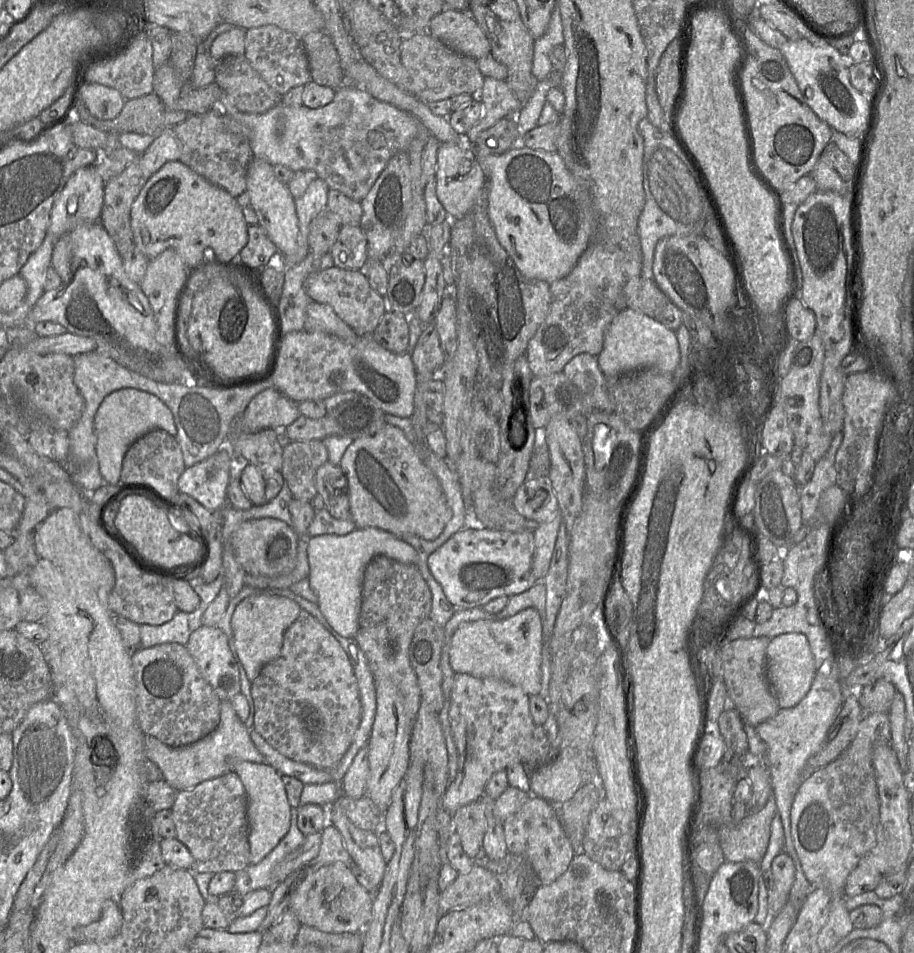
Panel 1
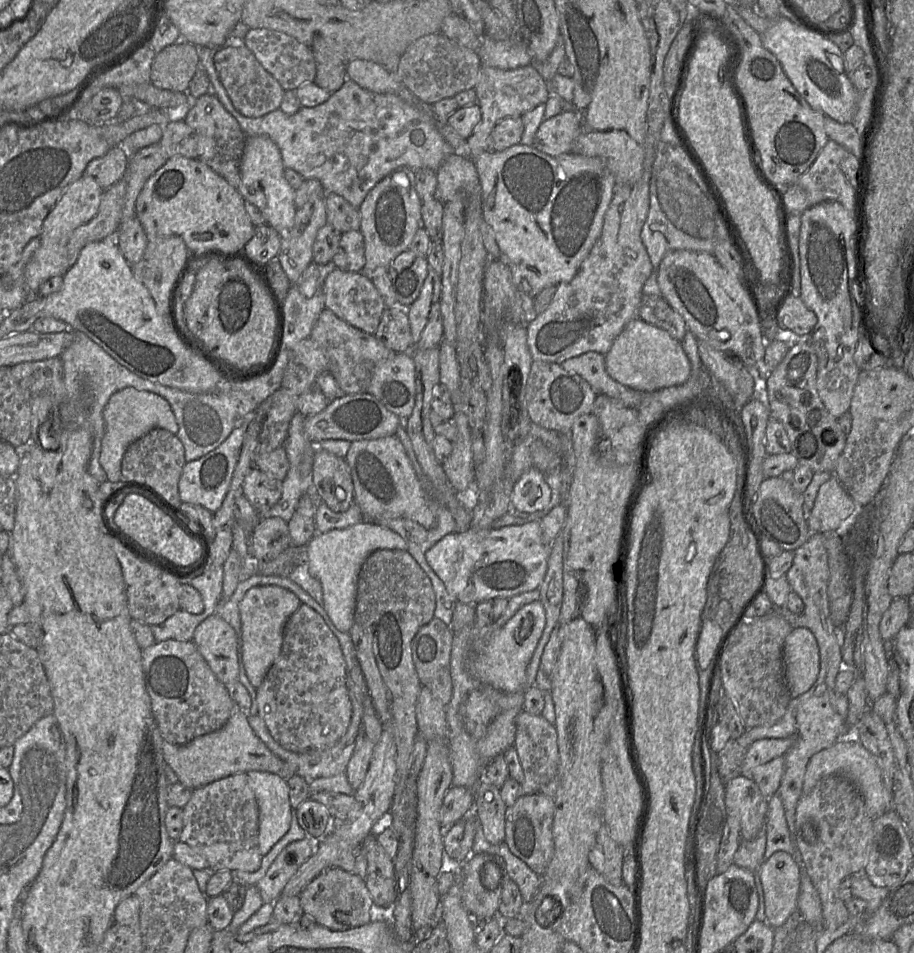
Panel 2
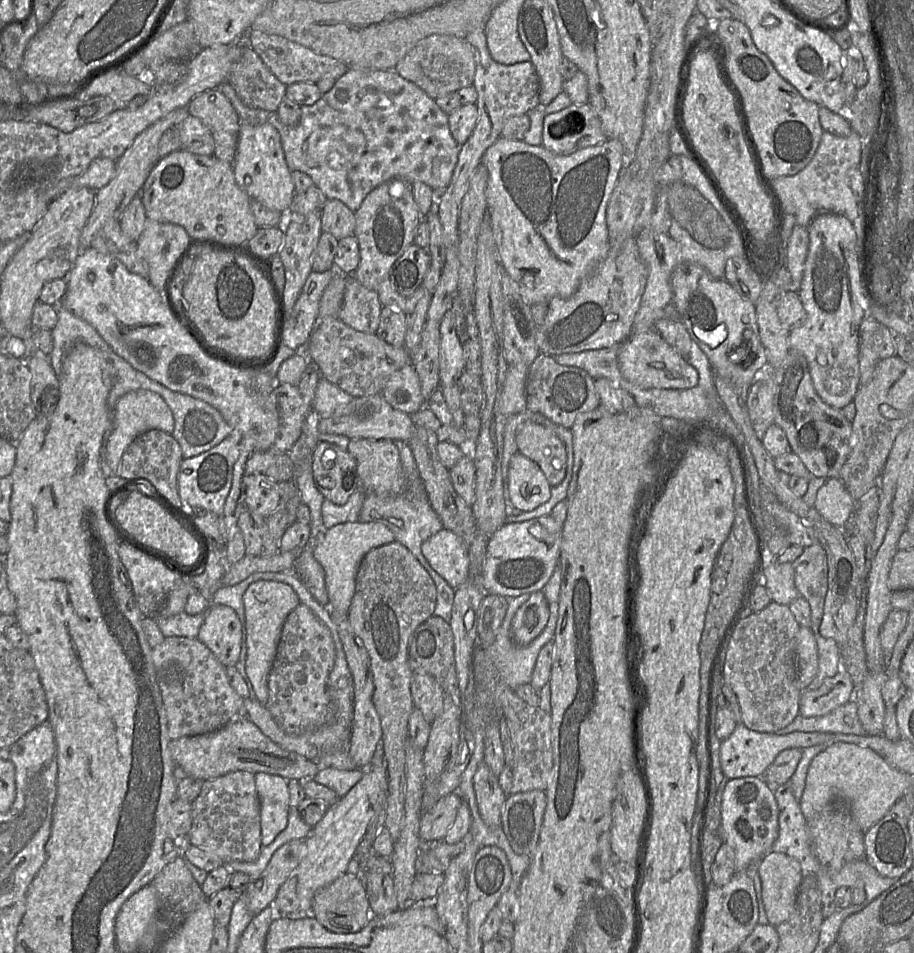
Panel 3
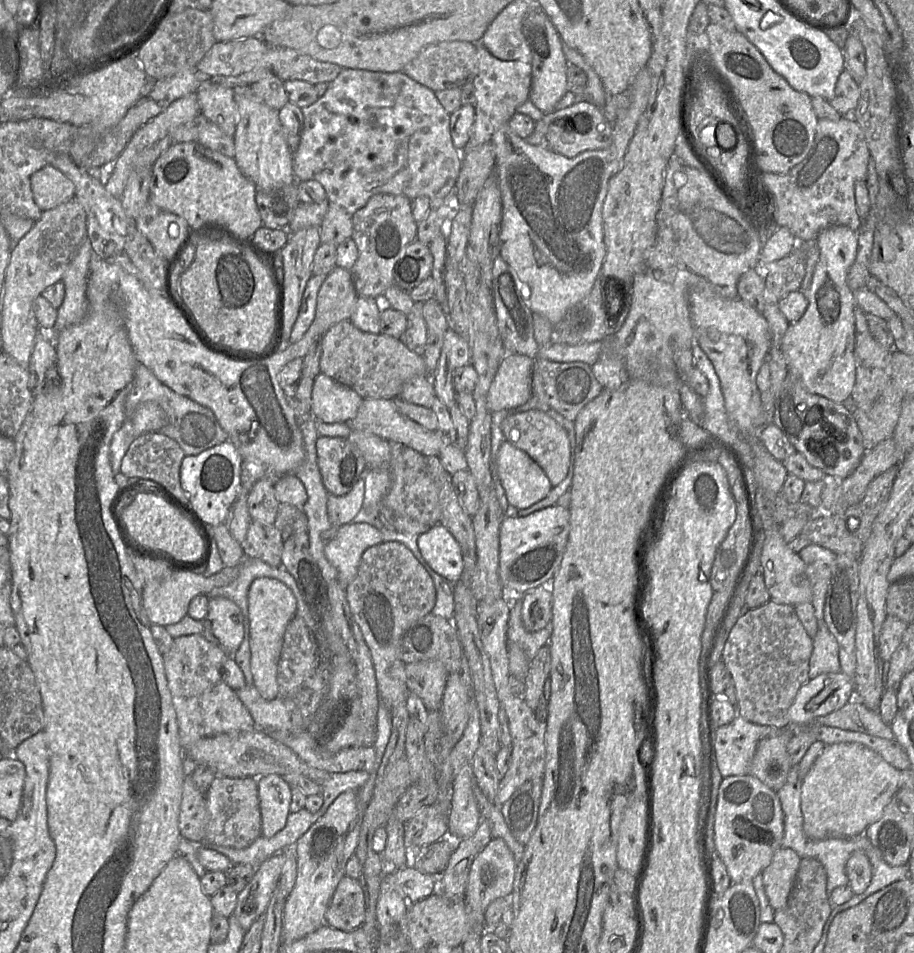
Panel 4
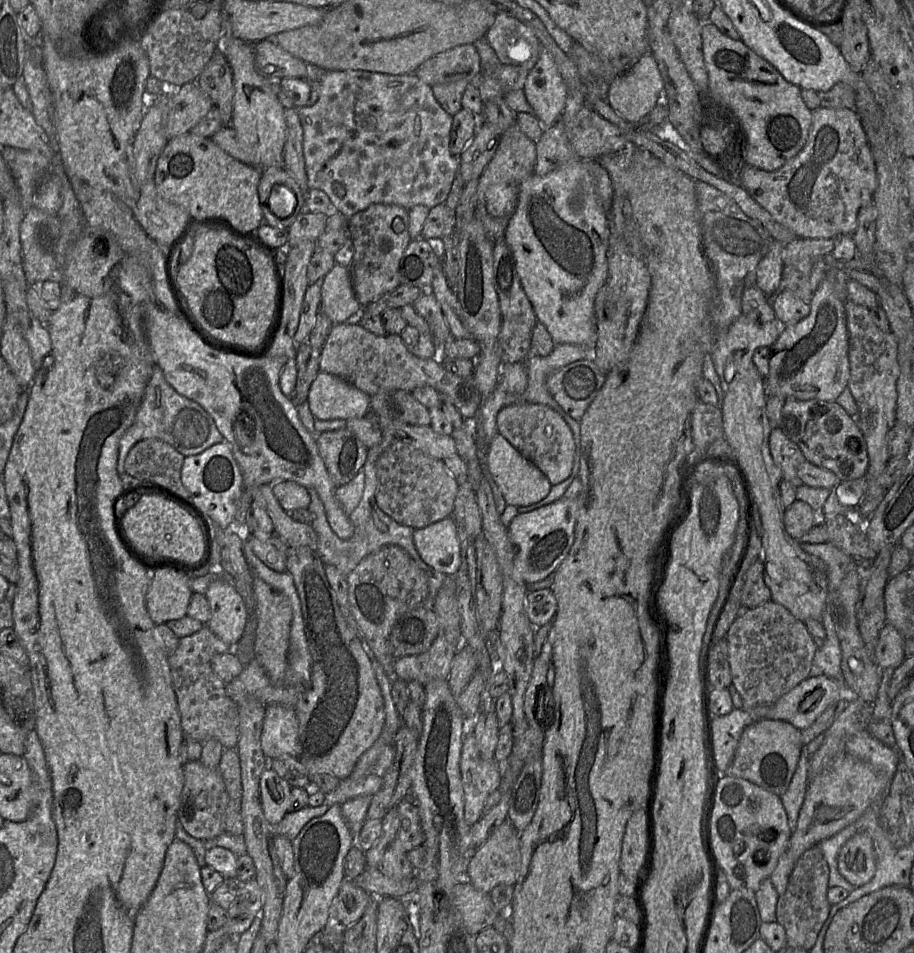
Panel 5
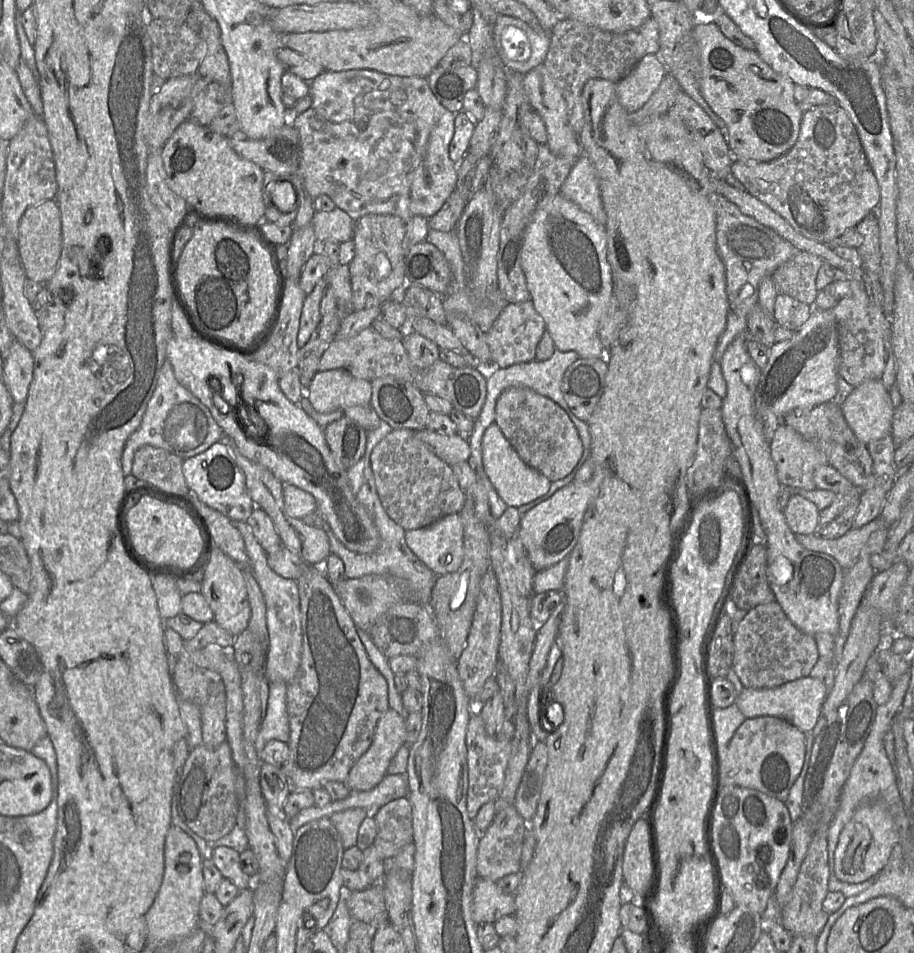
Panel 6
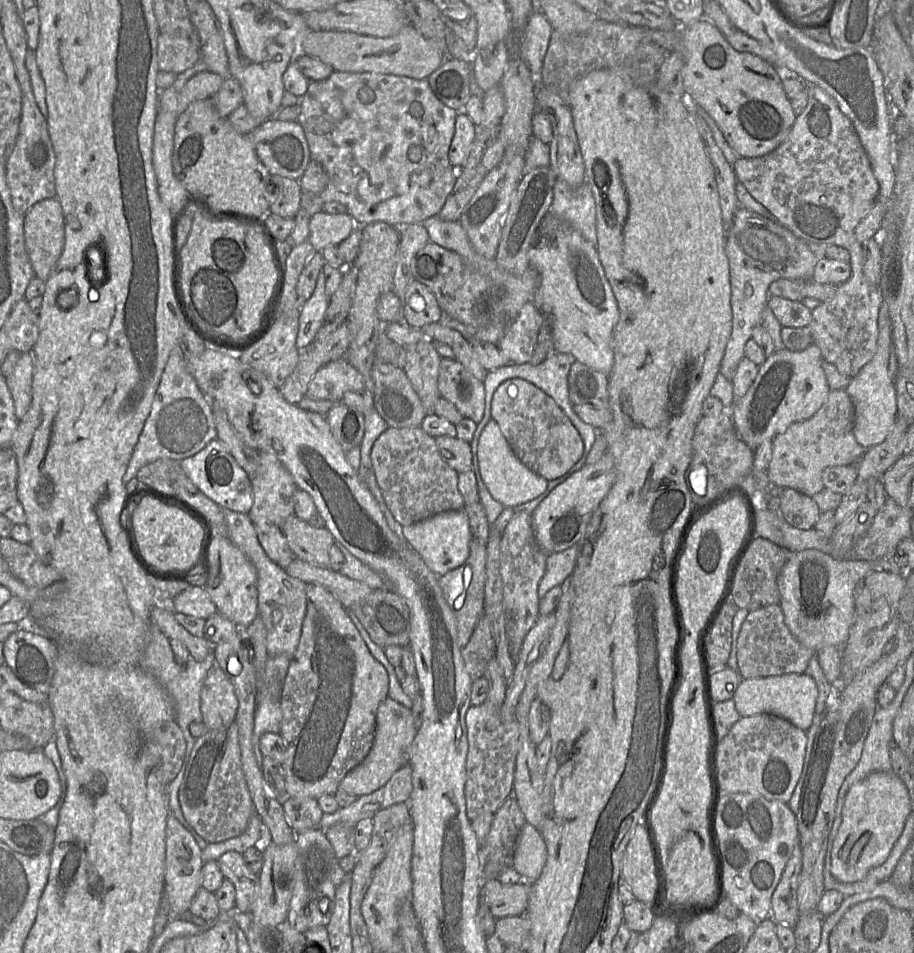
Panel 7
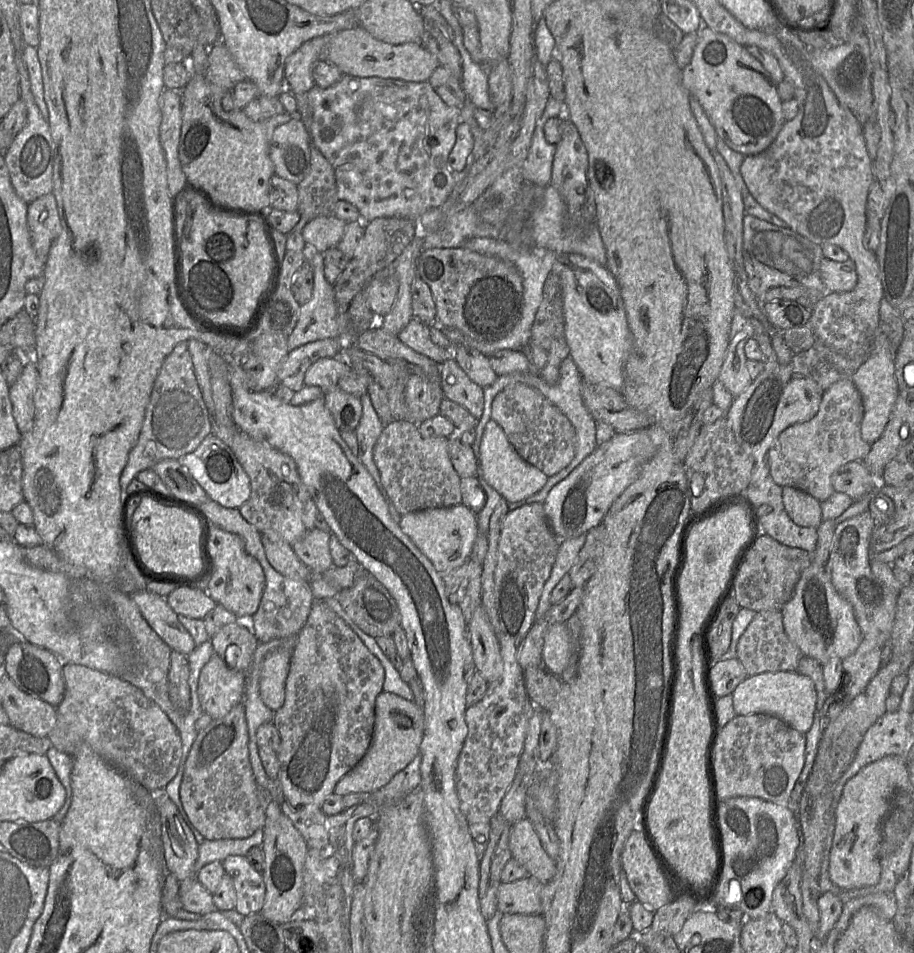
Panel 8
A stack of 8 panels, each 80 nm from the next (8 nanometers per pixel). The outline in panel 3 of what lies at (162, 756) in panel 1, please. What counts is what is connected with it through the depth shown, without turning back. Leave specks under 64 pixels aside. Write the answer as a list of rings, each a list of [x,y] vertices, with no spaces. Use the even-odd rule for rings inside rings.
[[[247,718],[233,720],[209,733],[171,740],[169,749],[176,766],[186,776],[204,781],[235,771],[275,774],[281,776],[287,782],[292,779],[312,780],[319,772],[319,766],[316,762],[310,761],[295,752],[282,749]]]

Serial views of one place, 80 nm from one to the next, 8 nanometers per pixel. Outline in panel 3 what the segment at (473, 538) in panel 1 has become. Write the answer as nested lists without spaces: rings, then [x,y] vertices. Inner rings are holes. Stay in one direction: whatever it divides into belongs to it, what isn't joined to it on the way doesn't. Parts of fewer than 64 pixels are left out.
[[[551,515],[520,523],[506,522],[488,540],[480,585],[487,594],[513,598],[541,590],[560,557],[562,526]],[[443,528],[421,546],[422,554],[454,589],[469,580],[469,555],[464,540],[451,530]]]

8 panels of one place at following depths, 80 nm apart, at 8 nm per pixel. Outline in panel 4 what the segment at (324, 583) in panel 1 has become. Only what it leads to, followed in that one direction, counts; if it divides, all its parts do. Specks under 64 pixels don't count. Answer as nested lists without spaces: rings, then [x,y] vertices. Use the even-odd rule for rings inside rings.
[[[347,523],[338,527],[336,535],[326,542],[325,556],[337,570],[337,580],[346,589],[357,575],[362,554],[371,546],[383,542],[382,533],[367,523]]]

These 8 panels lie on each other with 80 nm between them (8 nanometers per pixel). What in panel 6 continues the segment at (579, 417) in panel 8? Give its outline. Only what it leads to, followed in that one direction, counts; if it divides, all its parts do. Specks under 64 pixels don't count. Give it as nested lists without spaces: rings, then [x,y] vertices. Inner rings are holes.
[[[556,349],[553,355],[548,360],[545,360],[545,361],[538,361],[534,359],[533,361],[530,361],[530,362],[514,364],[506,368],[492,368],[488,372],[486,372],[487,393],[486,393],[485,403],[483,405],[480,415],[478,416],[477,419],[474,420],[474,429],[470,437],[468,438],[468,442],[471,448],[471,457],[469,459],[469,464],[474,468],[477,474],[477,480],[478,480],[478,475],[486,475],[484,467],[483,467],[483,462],[482,462],[482,438],[483,438],[484,432],[492,423],[495,422],[496,402],[499,396],[501,395],[501,393],[509,387],[527,387],[537,392],[538,394],[545,396],[551,399],[552,401],[554,401],[559,407],[561,407],[566,412],[569,419],[574,424],[583,445],[583,454],[581,458],[579,459],[575,468],[572,470],[572,472],[563,479],[551,482],[550,489],[545,495],[541,496],[540,498],[528,504],[518,507],[518,511],[521,515],[527,513],[529,510],[531,510],[535,506],[549,499],[559,489],[570,484],[574,480],[577,472],[583,466],[586,459],[590,456],[591,435],[589,432],[588,424],[587,422],[584,422],[578,419],[572,413],[567,402],[565,401],[563,392],[561,390],[561,383],[562,383],[562,379],[563,379],[565,371],[568,369],[569,366],[571,366],[579,358],[580,358],[579,354],[574,351],[563,352]]]

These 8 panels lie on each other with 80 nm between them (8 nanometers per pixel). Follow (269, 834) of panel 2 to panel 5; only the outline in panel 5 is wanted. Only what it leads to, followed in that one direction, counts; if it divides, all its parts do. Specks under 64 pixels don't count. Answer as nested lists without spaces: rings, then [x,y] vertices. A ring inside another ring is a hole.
[[[266,767],[260,776],[260,798],[264,816],[269,824],[281,822],[288,812],[291,785],[276,771]]]

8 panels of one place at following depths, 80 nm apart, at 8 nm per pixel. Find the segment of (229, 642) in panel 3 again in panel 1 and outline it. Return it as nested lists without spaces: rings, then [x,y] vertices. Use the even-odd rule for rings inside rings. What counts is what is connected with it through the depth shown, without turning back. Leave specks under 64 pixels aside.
[[[201,625],[190,635],[186,648],[221,701],[231,701],[241,692],[239,669],[222,630]]]

